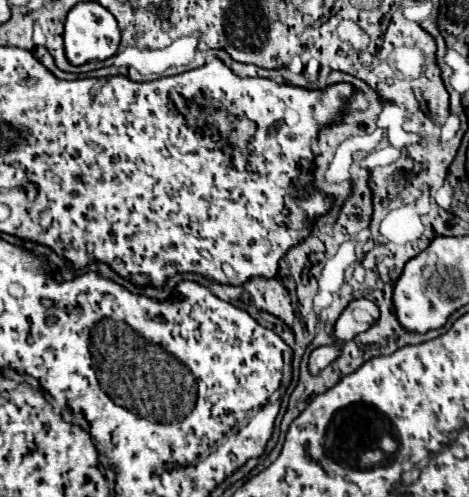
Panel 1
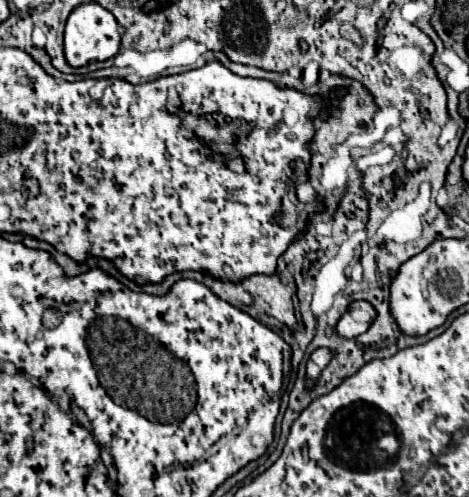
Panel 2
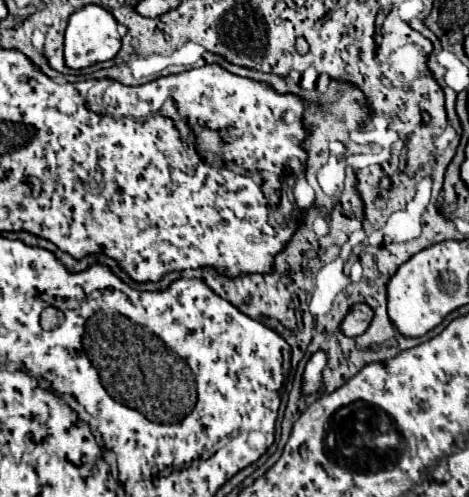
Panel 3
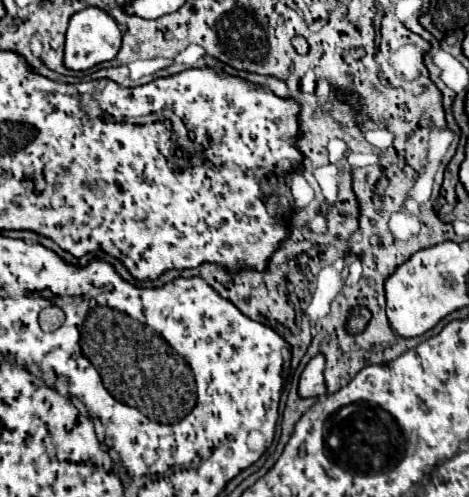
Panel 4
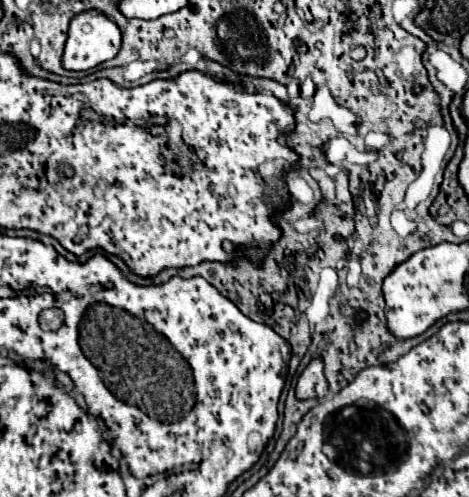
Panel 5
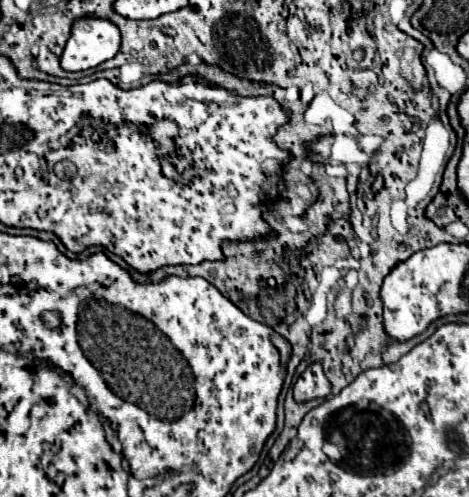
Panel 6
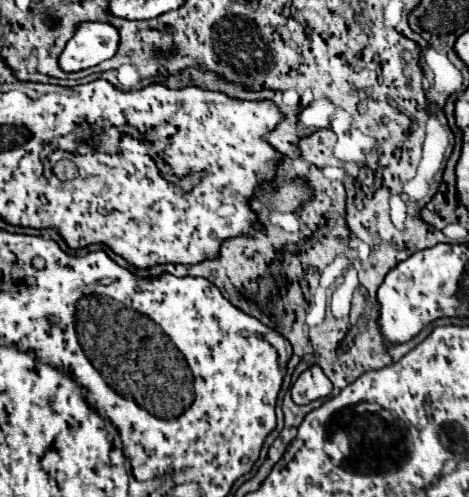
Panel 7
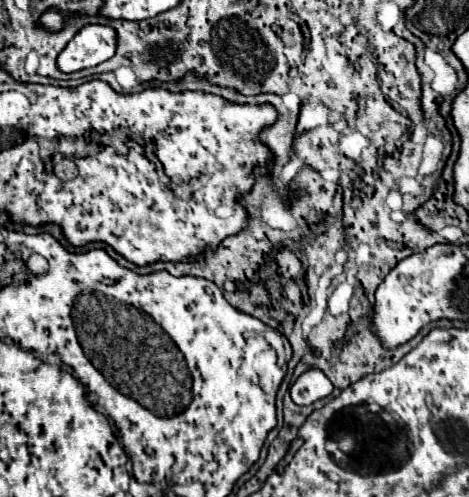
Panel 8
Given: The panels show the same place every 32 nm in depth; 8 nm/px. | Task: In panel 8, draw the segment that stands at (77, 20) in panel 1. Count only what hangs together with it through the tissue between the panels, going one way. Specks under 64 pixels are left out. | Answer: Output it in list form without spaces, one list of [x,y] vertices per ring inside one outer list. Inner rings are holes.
[[[88,24],[58,54],[60,72],[78,72],[98,66],[116,52],[116,32],[110,26]]]

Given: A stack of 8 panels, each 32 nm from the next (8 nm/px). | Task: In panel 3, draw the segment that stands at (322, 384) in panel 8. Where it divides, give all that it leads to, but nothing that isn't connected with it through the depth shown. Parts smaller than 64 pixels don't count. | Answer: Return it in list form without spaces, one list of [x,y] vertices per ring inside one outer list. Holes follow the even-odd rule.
[[[318,350],[306,364],[306,370],[302,374],[302,394],[316,394],[322,386],[322,370],[326,366],[326,352]]]

